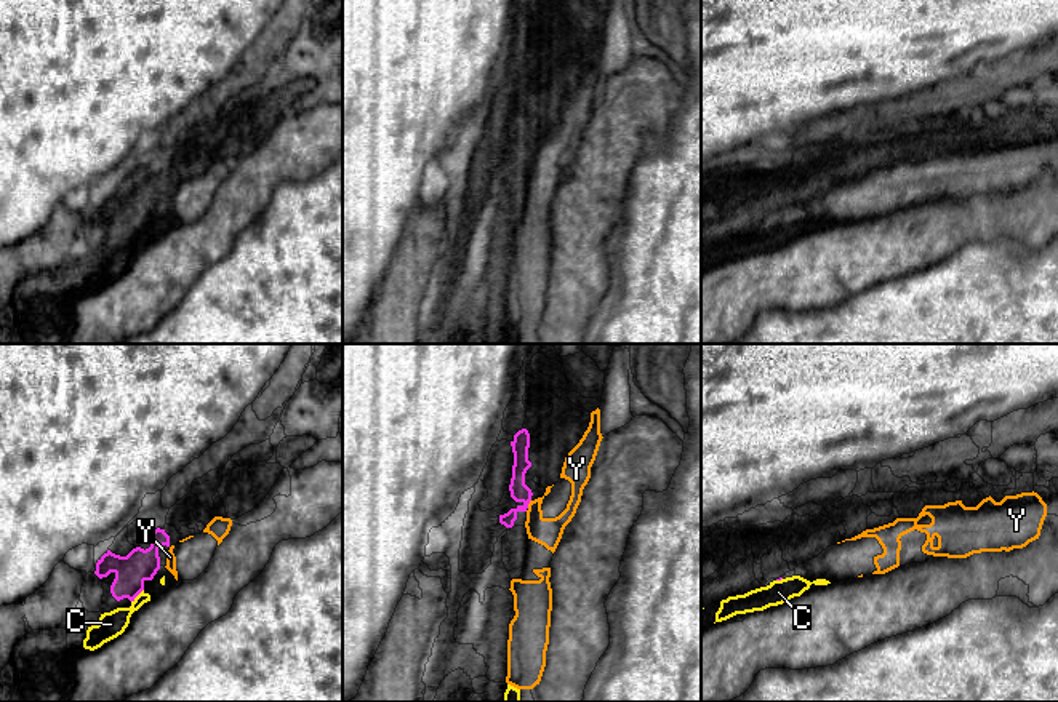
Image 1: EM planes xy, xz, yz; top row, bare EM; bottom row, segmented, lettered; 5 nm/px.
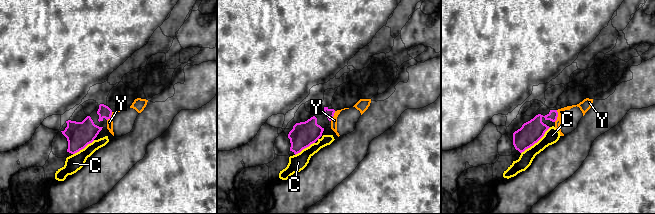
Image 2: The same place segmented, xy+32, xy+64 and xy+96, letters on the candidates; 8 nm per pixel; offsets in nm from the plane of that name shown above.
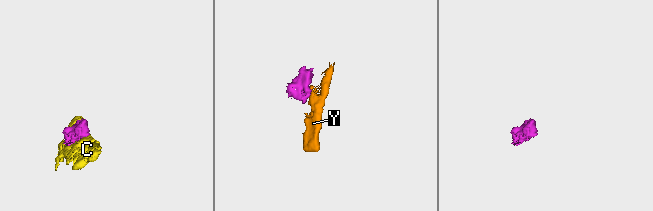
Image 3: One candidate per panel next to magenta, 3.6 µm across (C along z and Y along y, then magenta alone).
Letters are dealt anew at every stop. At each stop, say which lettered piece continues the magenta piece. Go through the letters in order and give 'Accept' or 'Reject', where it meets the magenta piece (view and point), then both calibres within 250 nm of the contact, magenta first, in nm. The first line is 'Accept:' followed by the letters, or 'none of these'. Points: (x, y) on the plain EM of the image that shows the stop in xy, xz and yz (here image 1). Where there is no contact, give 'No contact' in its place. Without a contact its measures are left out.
Accept: none of these
C: Reject. Touches magenta at xy (138, 235). Thickness 170 nm (magenta) against 130 nm
Y: Reject. Touches magenta at xz (528, 144). Thickness 100 nm (magenta) against 140 nm

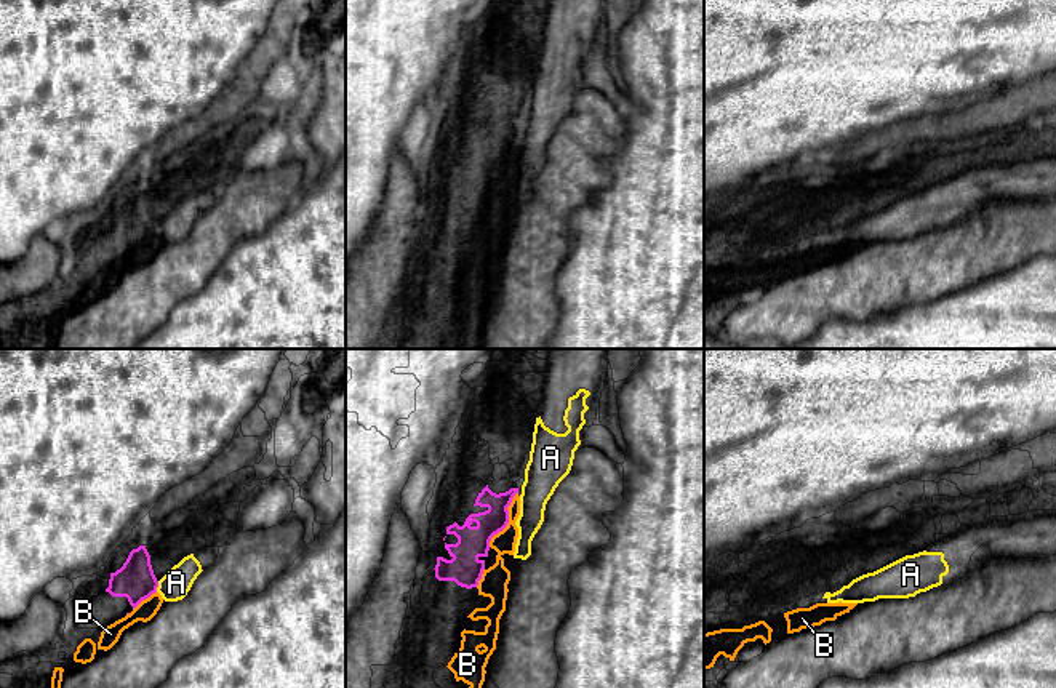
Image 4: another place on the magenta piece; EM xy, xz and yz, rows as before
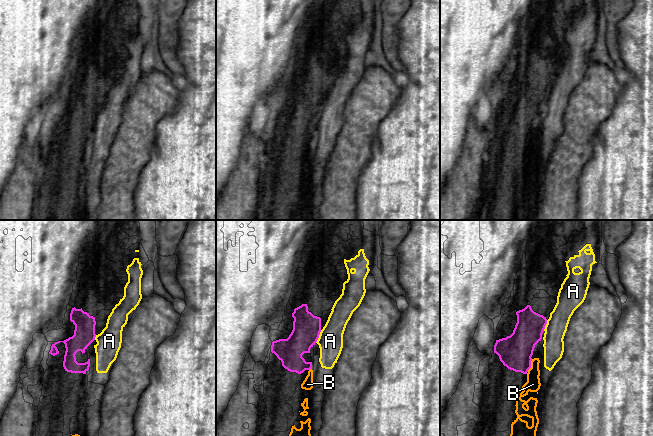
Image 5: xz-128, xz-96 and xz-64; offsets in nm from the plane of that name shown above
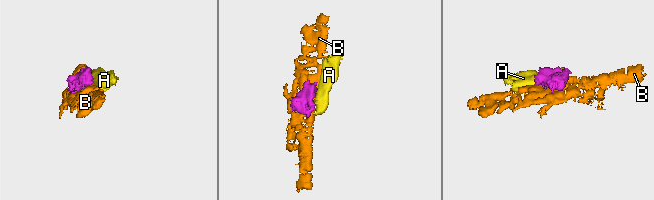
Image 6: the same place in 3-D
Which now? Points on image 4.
Accept: none of these
A: Reject. Touches magenta at xy (157, 228). Thickness 190 nm (magenta) against 150 nm
B: Reject. Touches magenta at xz (508, 162). Thickness 160 nm (magenta) against 110 nm

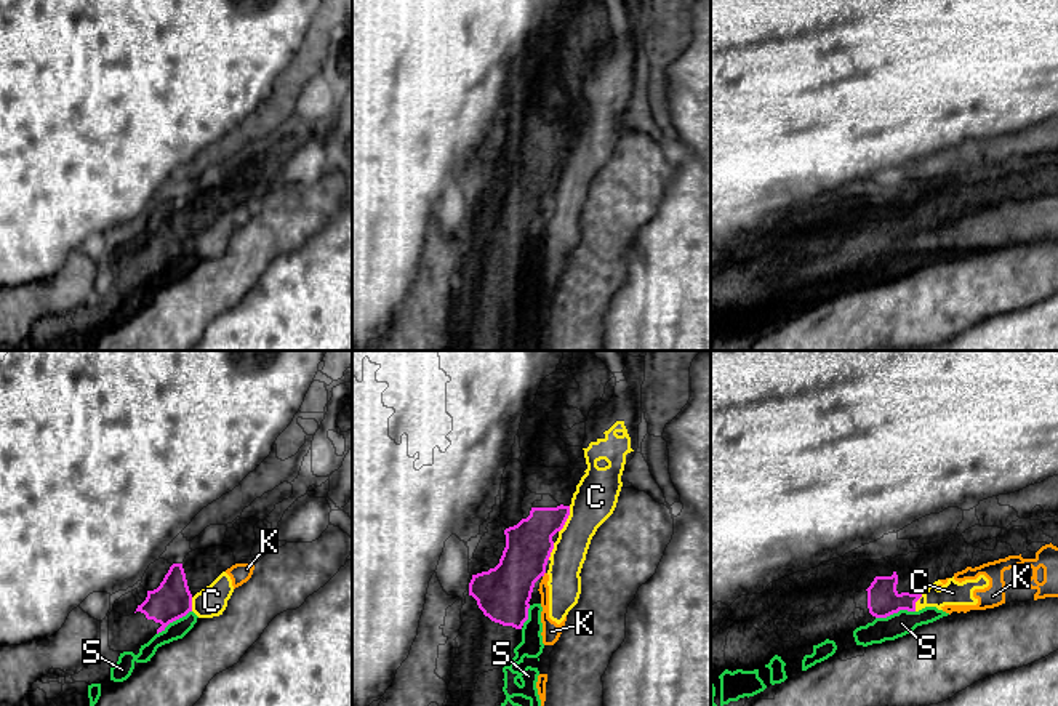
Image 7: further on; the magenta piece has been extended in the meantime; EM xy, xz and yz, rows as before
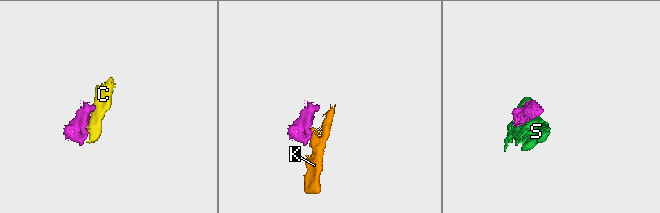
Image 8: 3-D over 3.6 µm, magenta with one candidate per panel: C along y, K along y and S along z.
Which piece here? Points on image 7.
Accept: none of these
C: Reject. Touches magenta at xz (567, 159). Thickness 240 nm (magenta) against 220 nm
K: Reject. Touches magenta at xz (543, 216). Thickness 280 nm (magenta) against 60 nm
S: Reject. Touches magenta at yz (895, 253). Thickness 160 nm (magenta) against 120 nm

